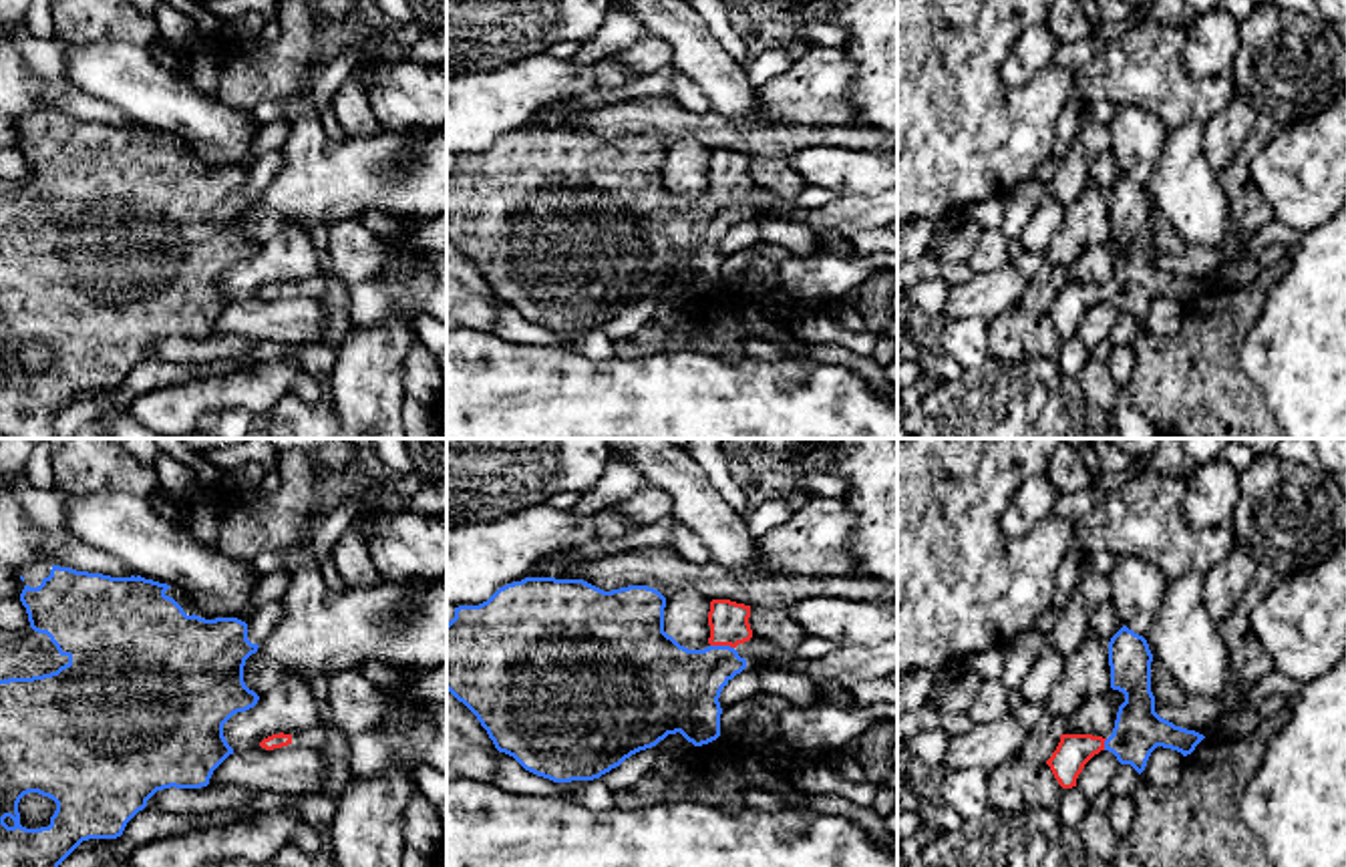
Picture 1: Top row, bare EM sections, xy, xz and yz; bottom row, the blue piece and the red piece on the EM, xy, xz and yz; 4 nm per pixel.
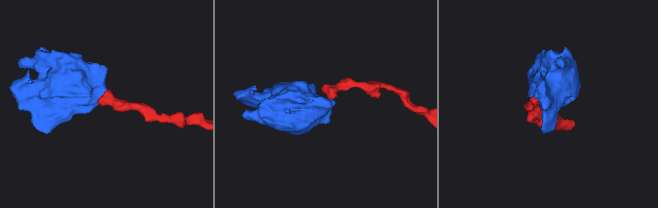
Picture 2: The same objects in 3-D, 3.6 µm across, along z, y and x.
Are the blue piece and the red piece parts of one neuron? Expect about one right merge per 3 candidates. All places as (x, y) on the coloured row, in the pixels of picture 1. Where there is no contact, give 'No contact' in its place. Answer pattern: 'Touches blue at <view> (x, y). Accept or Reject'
Touches blue at xz (723, 646). Accept

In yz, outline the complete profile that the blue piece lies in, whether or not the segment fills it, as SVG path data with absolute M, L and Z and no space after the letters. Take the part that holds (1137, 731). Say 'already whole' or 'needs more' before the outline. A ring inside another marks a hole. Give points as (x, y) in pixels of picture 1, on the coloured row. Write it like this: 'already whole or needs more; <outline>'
needs more; M1127 626L1111 638L1111 688L1123 692L1125 702L1119 706L1109 738L1060 734L1060 742L1046 764L1062 789L1076 787L1084 764L1101 750L1113 752L1121 764L1131 764L1141 774L1157 746L1187 756L1205 738L1195 730L1175 726L1155 712L1151 662L1153 654L1147 640Z

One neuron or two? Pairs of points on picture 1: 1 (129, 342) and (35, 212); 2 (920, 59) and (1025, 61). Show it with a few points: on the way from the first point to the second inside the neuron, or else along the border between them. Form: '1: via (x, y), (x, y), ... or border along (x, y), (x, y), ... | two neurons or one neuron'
1: via (101, 310), (99, 276), (67, 244) | one neuron
2: border along (1033, 23), (1002, 65), (1002, 79), (1013, 89) | two neurons

